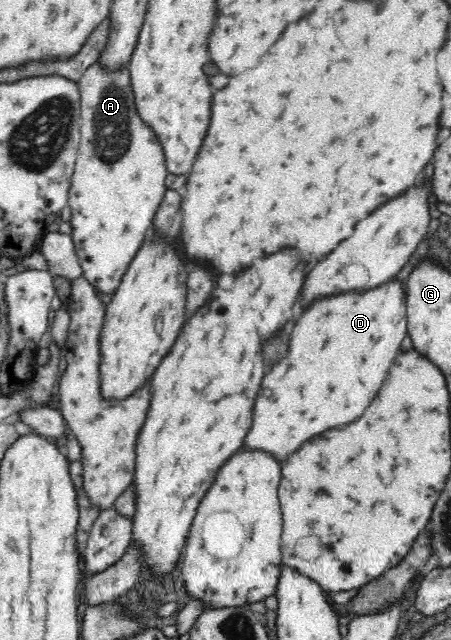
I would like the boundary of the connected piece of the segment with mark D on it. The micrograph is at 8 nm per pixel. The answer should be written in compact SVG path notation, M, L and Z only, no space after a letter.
M390 281L374 291L334 295L312 303L312 307L306 309L294 325L288 353L276 367L272 367L270 373L266 373L266 379L262 381L262 391L258 391L258 399L254 403L252 429L246 434L243 446L268 452L278 462L284 463L290 453L314 435L362 417L382 387L388 369L400 351L402 339L406 337L405 299L400 282Z

